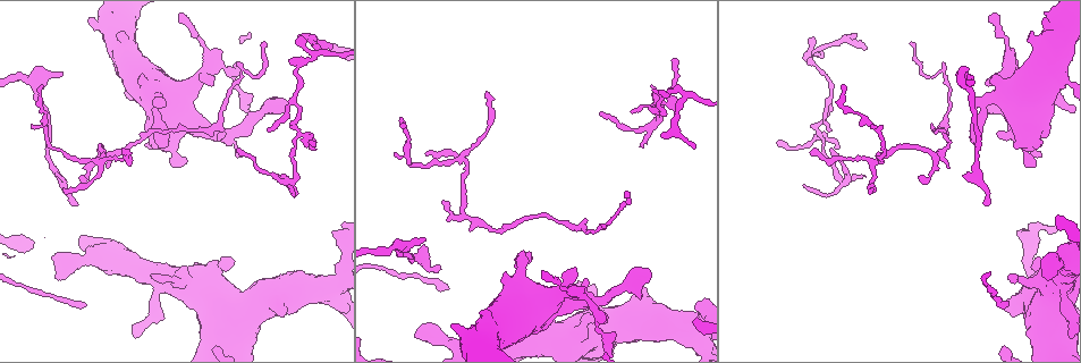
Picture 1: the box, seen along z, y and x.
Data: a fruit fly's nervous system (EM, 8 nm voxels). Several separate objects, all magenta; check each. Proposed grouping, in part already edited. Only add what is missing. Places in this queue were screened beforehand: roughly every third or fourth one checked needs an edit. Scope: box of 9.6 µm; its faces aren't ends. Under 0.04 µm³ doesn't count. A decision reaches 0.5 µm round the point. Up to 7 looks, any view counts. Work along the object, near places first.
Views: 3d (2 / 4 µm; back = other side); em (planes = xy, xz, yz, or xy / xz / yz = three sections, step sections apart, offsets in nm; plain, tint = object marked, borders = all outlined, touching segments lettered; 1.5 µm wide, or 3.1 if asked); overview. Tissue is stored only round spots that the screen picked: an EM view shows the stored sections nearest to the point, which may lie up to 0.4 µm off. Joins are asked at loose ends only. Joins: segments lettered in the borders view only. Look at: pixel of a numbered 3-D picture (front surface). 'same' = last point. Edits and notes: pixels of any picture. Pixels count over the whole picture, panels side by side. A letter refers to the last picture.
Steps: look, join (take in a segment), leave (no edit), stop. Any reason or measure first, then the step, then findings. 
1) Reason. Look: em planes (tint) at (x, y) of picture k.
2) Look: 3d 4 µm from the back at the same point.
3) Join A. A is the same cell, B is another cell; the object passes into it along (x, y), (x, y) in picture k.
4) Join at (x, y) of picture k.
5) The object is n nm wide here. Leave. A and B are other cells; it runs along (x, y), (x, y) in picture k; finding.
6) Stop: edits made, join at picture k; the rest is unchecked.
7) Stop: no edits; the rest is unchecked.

An open end. Look: em planes (borders) at (862, 48) of picture 1.

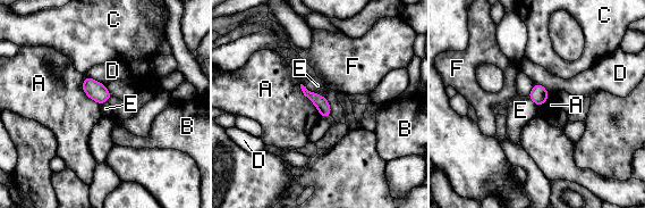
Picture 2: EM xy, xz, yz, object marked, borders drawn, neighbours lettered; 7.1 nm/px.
The object is 90 nm wide here. Leave. A, B, C, D, E and F are other cells; a border runs along (305, 86), (325, 98) in picture 2; none of them fits.

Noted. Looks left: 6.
Branch stops here. Look: em planes (borders) at (911, 41) of picture 1.

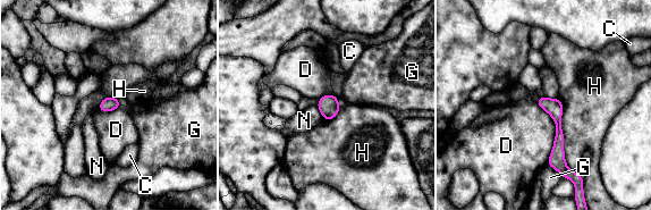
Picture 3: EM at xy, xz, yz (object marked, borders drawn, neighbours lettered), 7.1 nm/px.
The object is 110 nm wide here. Leave. C, D, G, H and N are other cells; it runs along (542, 99), (558, 122), (550, 161) in picture 3; none of them fits.

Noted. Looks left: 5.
Branch stops here. Look: 3d 2 µm at (152, 277) of picture 1.

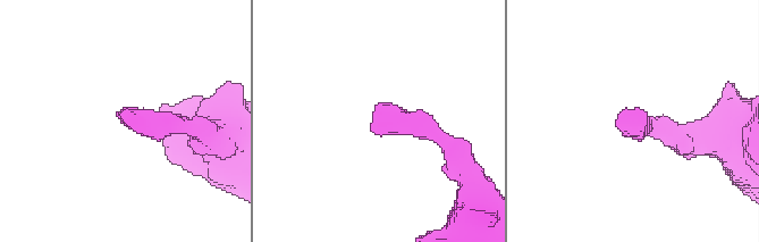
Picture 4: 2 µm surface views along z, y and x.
Shape alone is not enough. Look: em planes (borders) at (120, 111) of picture 4.

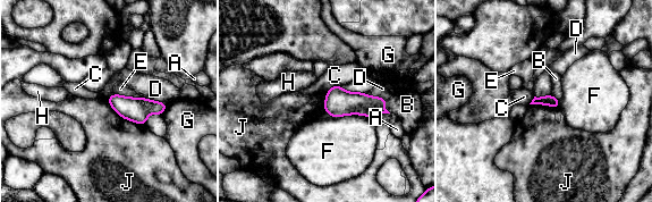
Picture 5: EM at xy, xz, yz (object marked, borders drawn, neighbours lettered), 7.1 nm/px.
Leave. A, B, C, D, E, F, G, H and J are other cells; no lettered segment goes on from it.

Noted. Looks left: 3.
Stop: no edits; the rest is unchecked.

